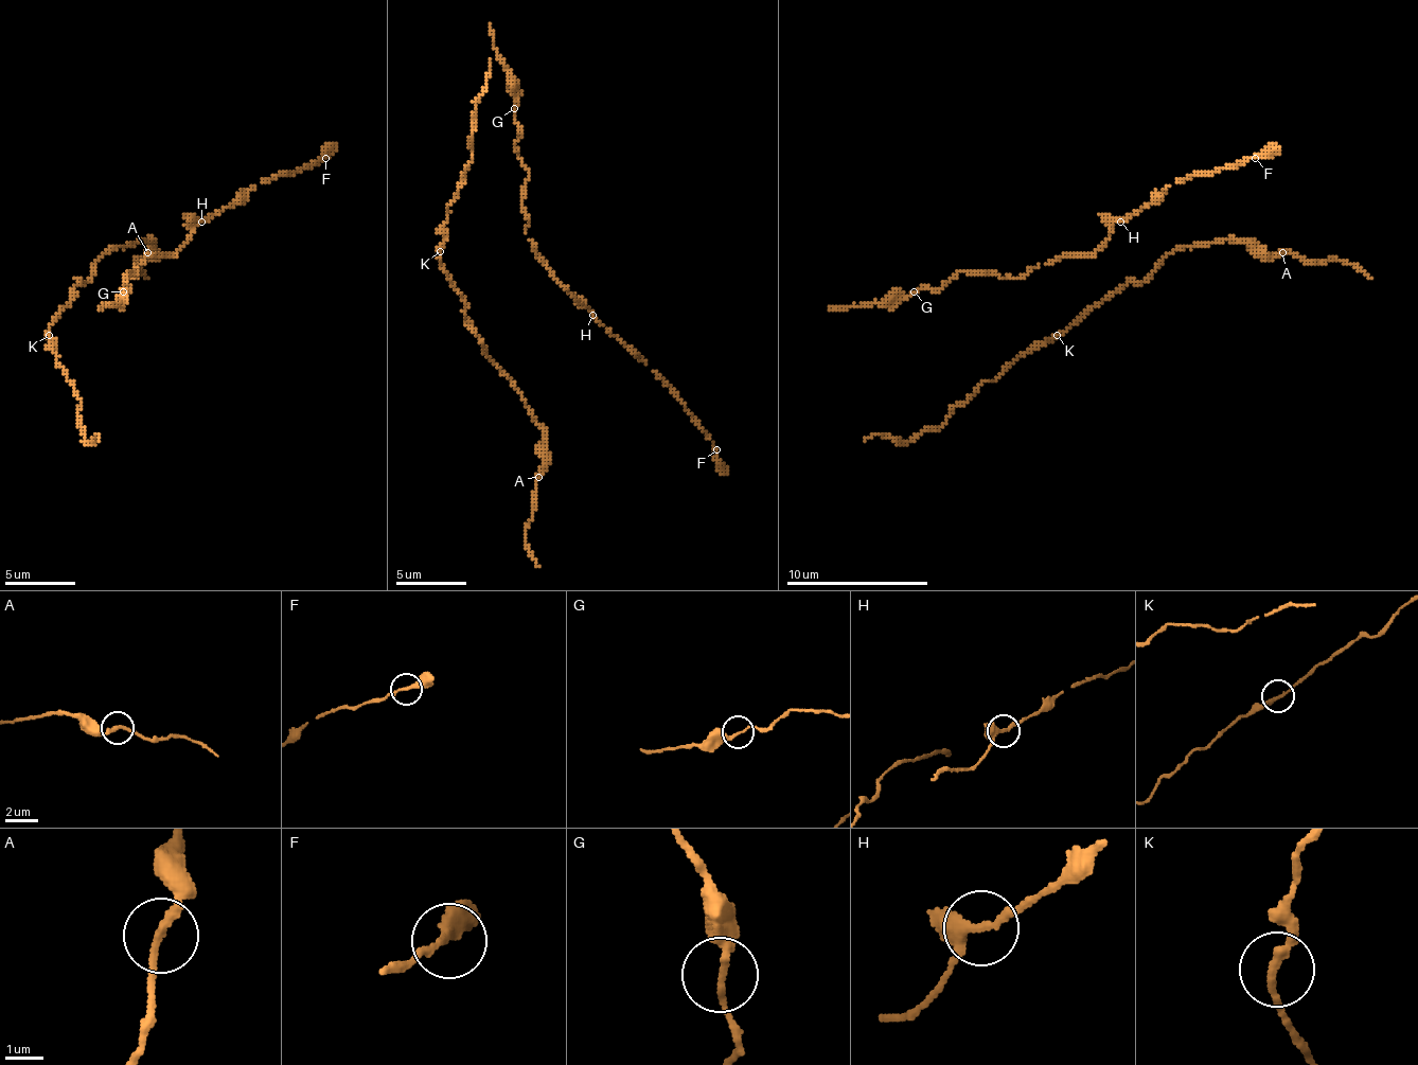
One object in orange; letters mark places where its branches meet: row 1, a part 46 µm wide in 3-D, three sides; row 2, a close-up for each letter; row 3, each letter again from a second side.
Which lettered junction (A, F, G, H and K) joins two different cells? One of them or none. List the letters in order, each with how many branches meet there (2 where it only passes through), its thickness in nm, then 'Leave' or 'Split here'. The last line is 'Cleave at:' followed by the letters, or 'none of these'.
A: Branches: 2. Thickness 220 nm. Split here
F: Branches: 2. Thickness 200 nm. Leave
G: Branches: 2. Thickness 190 nm. Leave
H: Branches: 2. Thickness 240 nm. Leave
K: Branches: 2. Thickness 240 nm. Leave
Cleave at: A

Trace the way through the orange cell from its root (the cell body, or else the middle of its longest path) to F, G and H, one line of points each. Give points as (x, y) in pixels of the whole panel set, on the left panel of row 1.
F: (141, 261), (170, 256), (198, 222), (209, 222), (223, 208), (233, 208), (262, 182), (312, 169), (325, 158)
G: (141, 261), (135, 264), (138, 271), (130, 278), (138, 274), (127, 271), (124, 278), (127, 288), (124, 293)
H: (141, 261), (170, 256), (191, 235), (191, 229), (201, 222)

